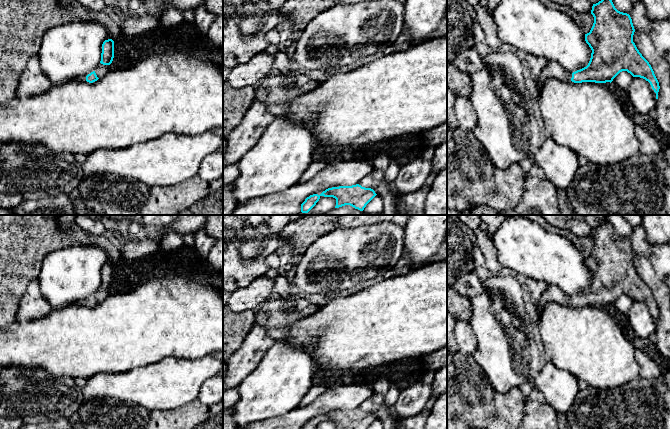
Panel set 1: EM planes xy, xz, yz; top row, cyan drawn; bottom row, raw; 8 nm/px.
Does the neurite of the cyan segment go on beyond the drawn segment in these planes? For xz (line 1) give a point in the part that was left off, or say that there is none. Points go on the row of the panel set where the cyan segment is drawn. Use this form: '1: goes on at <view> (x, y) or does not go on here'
1: does not go on here

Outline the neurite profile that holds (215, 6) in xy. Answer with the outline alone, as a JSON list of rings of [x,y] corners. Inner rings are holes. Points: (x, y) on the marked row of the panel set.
[[[205,0],[203,5],[216,16],[223,16],[223,0]]]

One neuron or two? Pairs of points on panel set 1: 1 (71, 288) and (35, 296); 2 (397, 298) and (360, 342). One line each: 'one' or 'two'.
1: two
2: one

